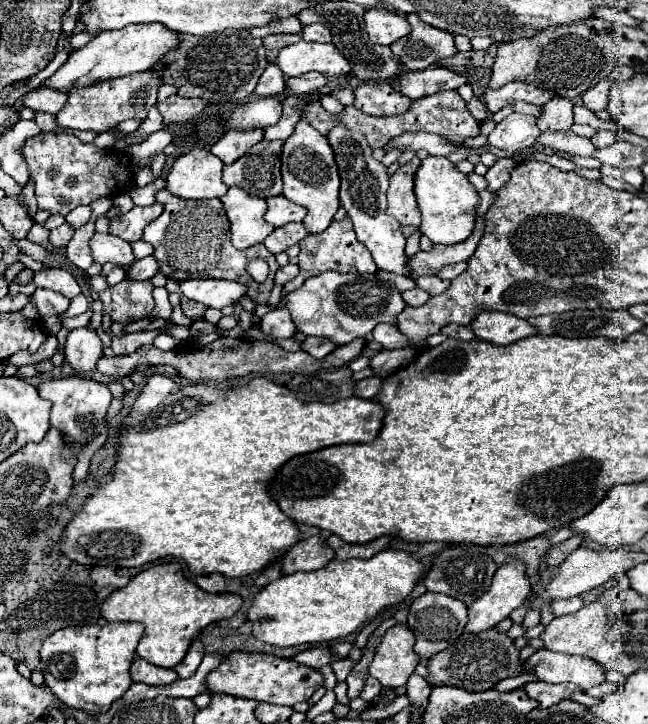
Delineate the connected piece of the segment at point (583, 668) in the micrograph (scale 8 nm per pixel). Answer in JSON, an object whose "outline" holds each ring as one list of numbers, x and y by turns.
{"outline":[[548,649,536,651,528,661,526,667,532,667,534,675,546,683,574,683,588,691,594,685,604,681,604,667,594,659,572,657]]}

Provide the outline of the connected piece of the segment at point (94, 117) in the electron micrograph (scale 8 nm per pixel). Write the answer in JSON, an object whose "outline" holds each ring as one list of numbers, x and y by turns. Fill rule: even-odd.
{"outline":[[140,71,134,75,126,77,116,77,108,81,94,83,90,87,72,87,68,93,68,101,64,109,56,115,60,127,70,127,70,129,86,129,86,131,96,131,104,133,110,127,116,127,120,121,126,119,146,119,148,109,142,99,152,99,152,105,156,101,156,91,162,85,162,75,158,71]]}

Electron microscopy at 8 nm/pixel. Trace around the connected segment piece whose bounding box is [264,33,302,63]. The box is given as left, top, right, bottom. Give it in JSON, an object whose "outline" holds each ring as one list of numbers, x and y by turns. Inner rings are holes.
{"outline":[[296,33,296,35,268,35,264,37,264,47,266,47,266,57,268,57,268,63,272,63,276,57,278,57,278,51,300,41,302,35]]}

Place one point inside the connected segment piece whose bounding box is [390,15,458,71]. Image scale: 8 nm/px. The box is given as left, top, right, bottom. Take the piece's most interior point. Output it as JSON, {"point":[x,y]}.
{"point":[426,45]}

